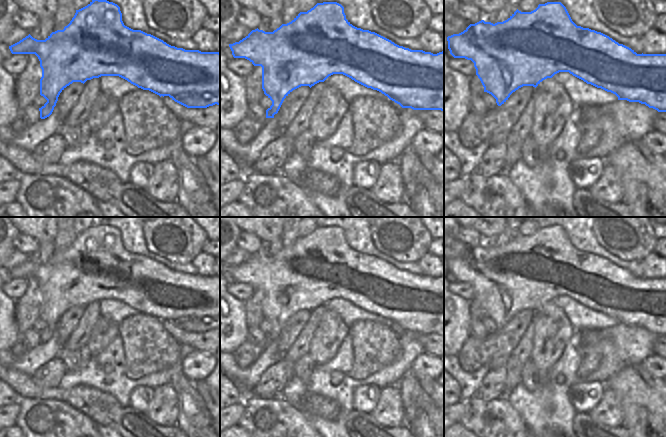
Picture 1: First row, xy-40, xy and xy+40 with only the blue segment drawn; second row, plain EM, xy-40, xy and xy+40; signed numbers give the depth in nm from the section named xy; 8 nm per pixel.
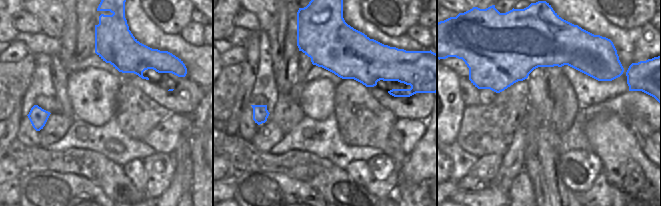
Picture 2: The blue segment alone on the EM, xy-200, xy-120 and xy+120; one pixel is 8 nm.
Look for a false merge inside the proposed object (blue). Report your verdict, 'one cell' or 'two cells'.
one cell

